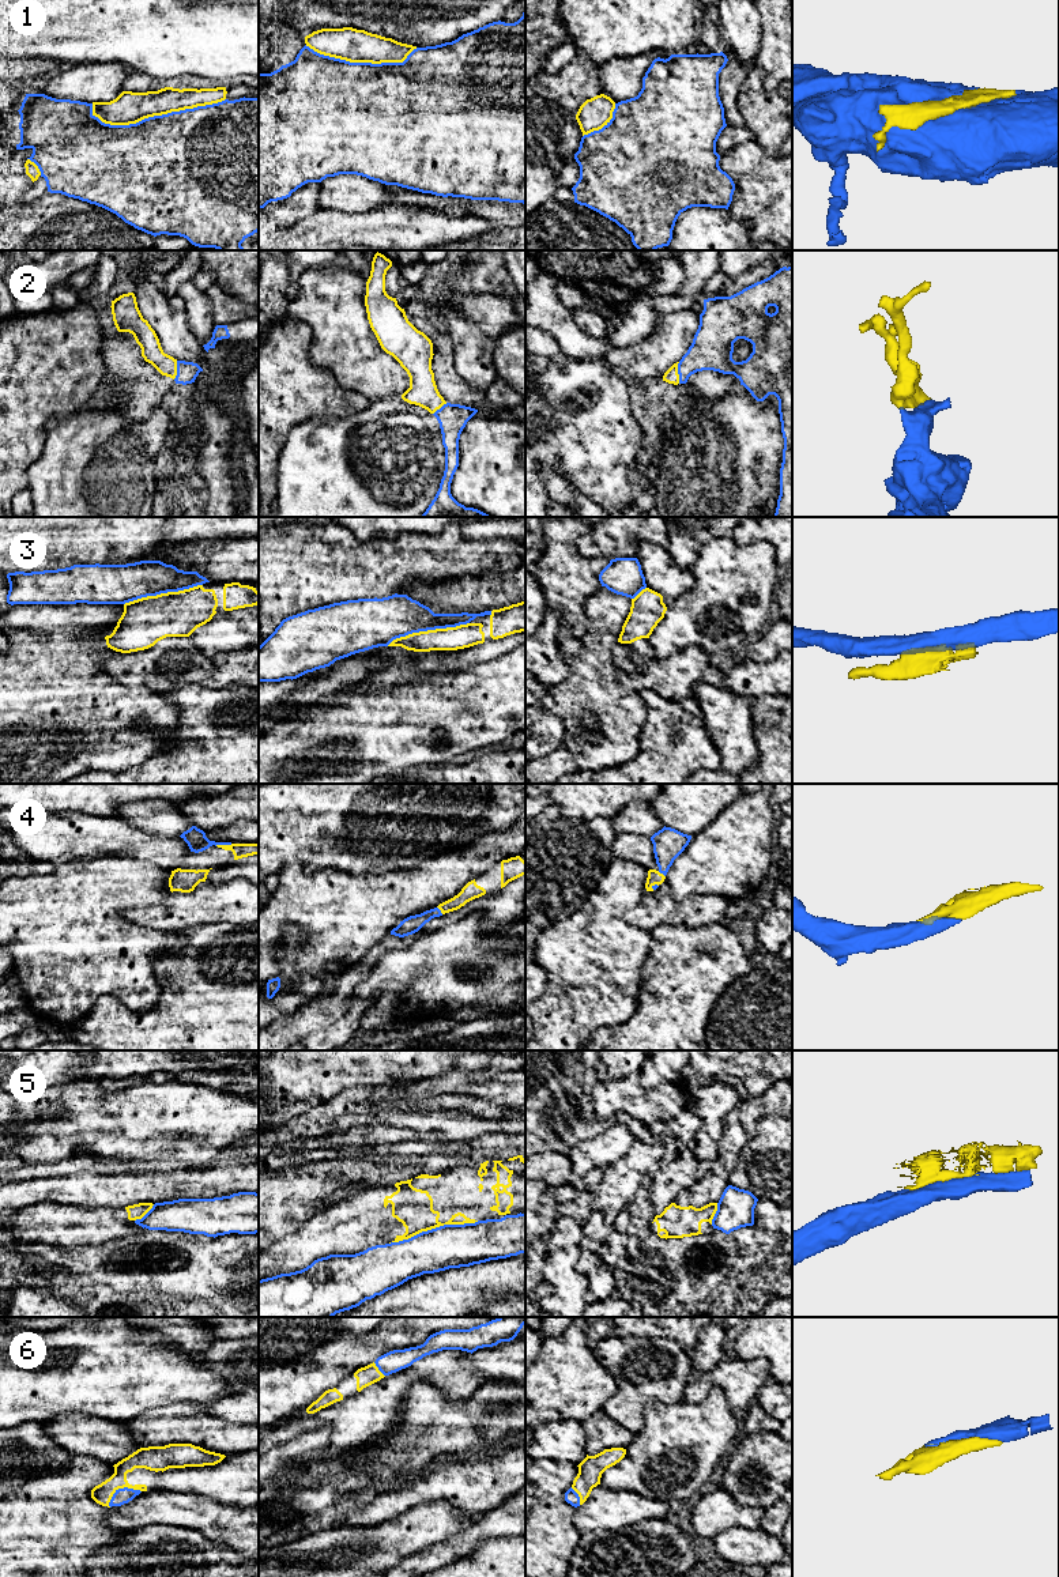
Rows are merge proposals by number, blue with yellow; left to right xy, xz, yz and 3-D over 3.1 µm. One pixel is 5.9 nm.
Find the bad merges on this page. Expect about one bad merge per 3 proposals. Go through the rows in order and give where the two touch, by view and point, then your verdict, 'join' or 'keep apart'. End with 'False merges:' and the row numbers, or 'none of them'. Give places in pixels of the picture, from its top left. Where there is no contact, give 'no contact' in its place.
1: meets blue in xy at (158, 116); keep apart
2: meets blue in yz at (678, 373); join
3: meets blue in xz at (428, 629); keep apart
4: meets blue in xy at (223, 844); join
5: meets blue in xz at (433, 1229); keep apart
6: meets blue in xy at (121, 1489); join
False merges: 1, 3, 5

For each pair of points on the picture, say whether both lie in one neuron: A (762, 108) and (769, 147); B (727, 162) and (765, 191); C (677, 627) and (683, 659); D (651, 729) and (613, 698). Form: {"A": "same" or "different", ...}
{"A": "same", "B": "same", "C": "different", "D": "different"}

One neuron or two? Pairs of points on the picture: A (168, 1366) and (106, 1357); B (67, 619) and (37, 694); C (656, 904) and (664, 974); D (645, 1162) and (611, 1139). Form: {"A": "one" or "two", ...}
{"A": "one", "B": "one", "C": "two", "D": "two"}

